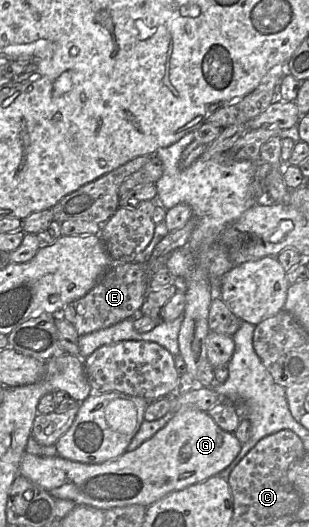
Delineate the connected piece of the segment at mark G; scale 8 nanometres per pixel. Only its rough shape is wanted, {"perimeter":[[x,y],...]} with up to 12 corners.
{"perimeter":[[196,407],[101,464],[25,453],[55,499],[148,507],[219,475],[242,443]]}

